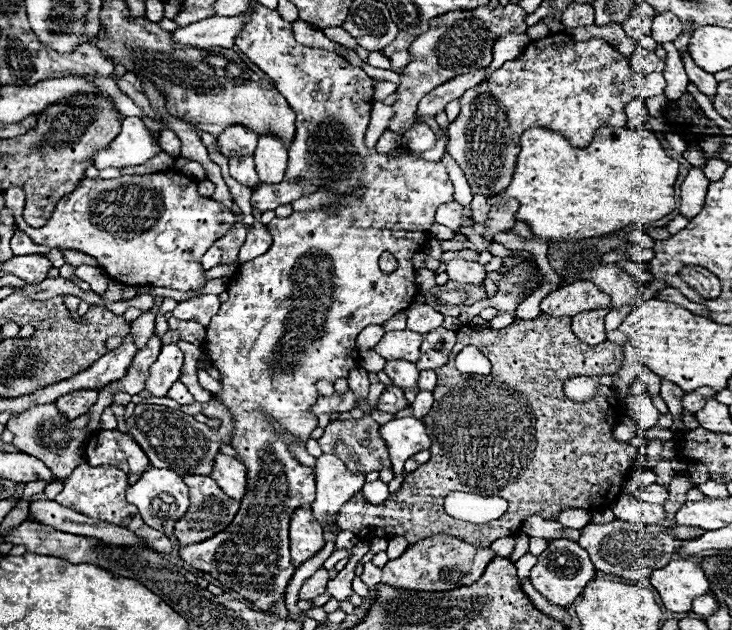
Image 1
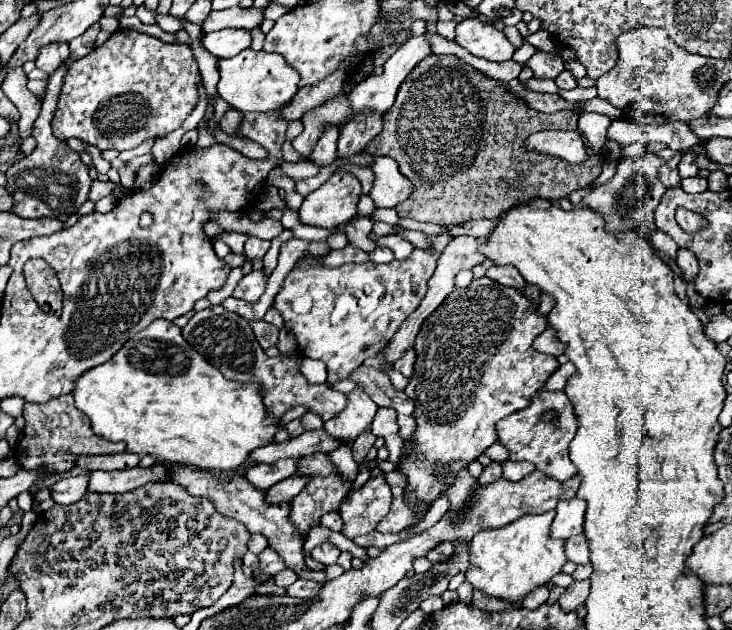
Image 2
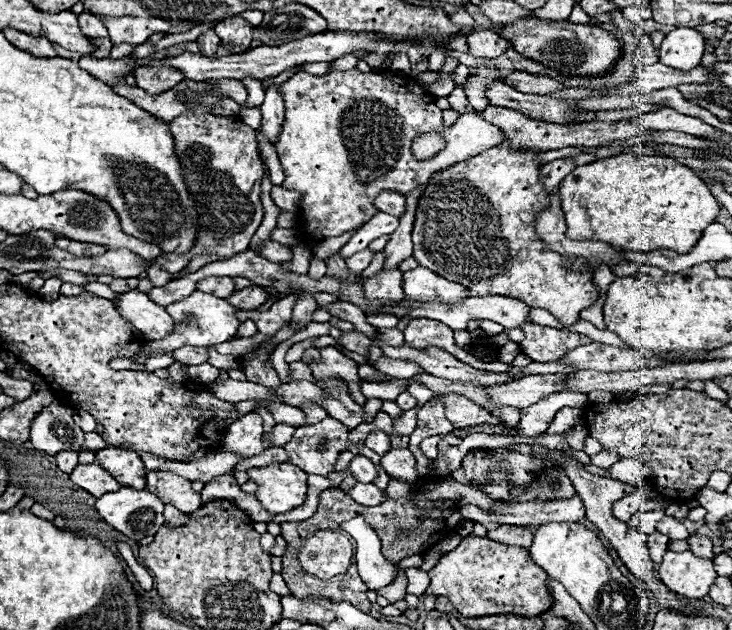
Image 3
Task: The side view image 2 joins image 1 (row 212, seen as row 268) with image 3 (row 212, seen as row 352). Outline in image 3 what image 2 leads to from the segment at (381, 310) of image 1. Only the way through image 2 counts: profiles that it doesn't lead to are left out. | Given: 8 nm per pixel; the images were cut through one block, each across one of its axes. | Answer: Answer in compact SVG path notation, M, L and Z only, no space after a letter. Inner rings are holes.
M356 68L348 72L334 70L326 76L312 76L308 72L296 72L290 80L278 86L284 98L284 121L278 142L275 144L286 180L284 188L302 192L300 208L300 234L308 242L320 242L330 236L342 236L364 222L368 222L378 210L372 206L372 198L380 190L396 190L406 194L420 184L426 184L434 172L444 170L456 162L464 162L490 146L498 146L504 140L504 132L498 126L486 122L480 114L468 112L458 122L444 130L446 148L430 160L416 160L410 152L412 140L428 130L440 130L442 112L432 96L408 76L398 72L368 72L362 74Z

